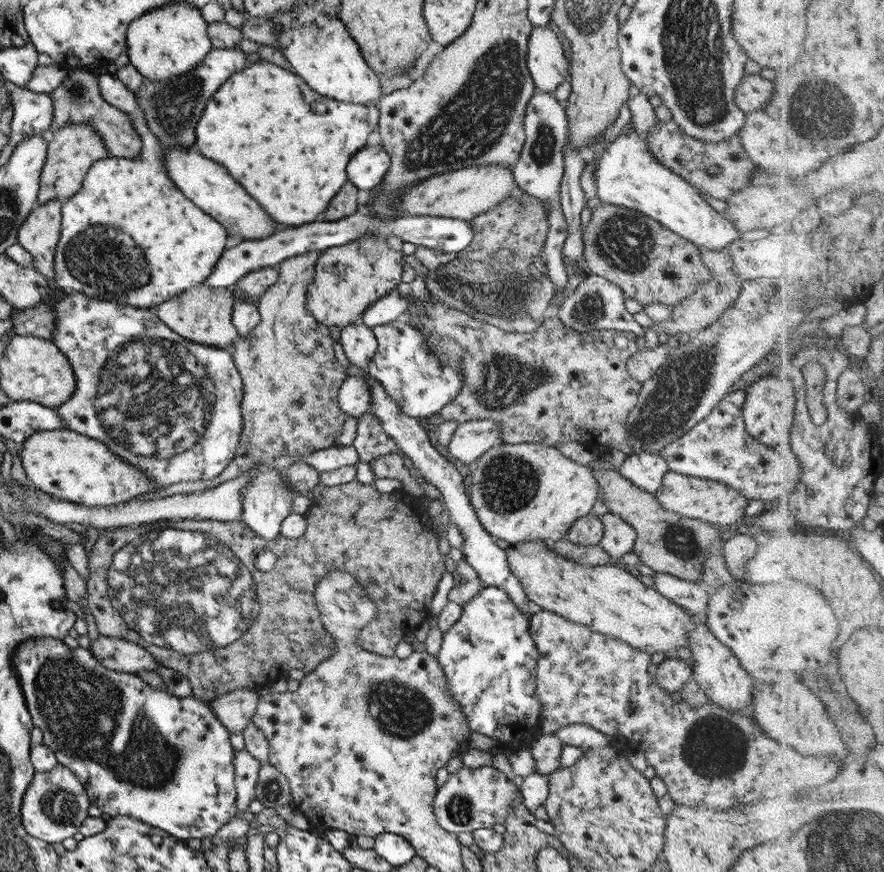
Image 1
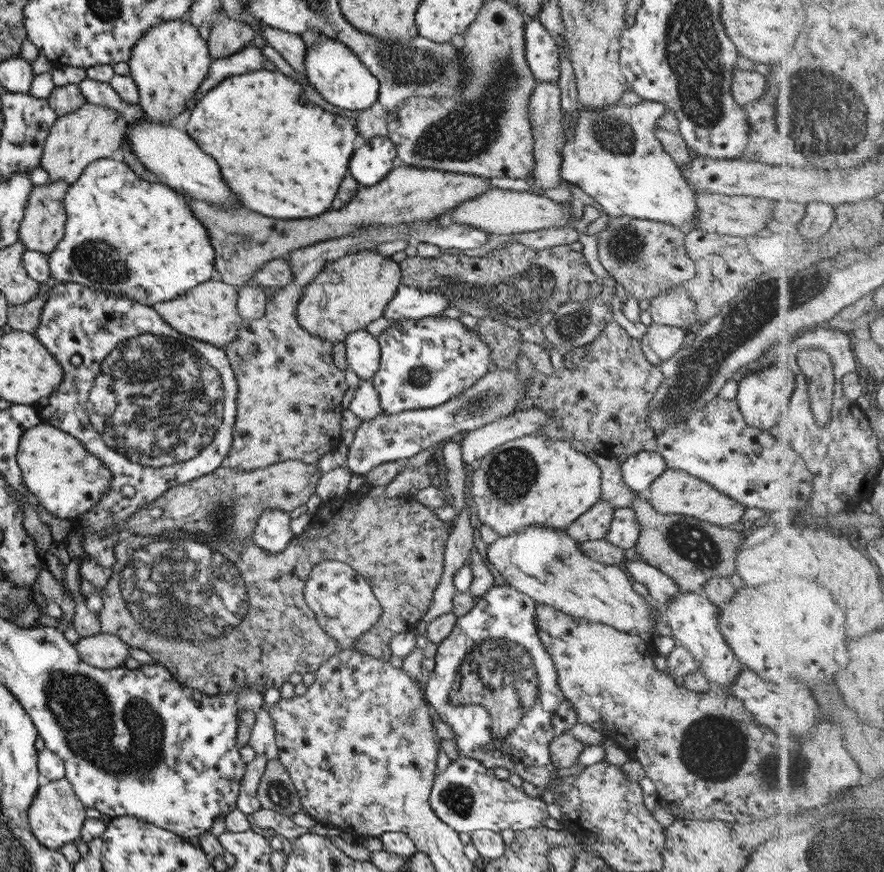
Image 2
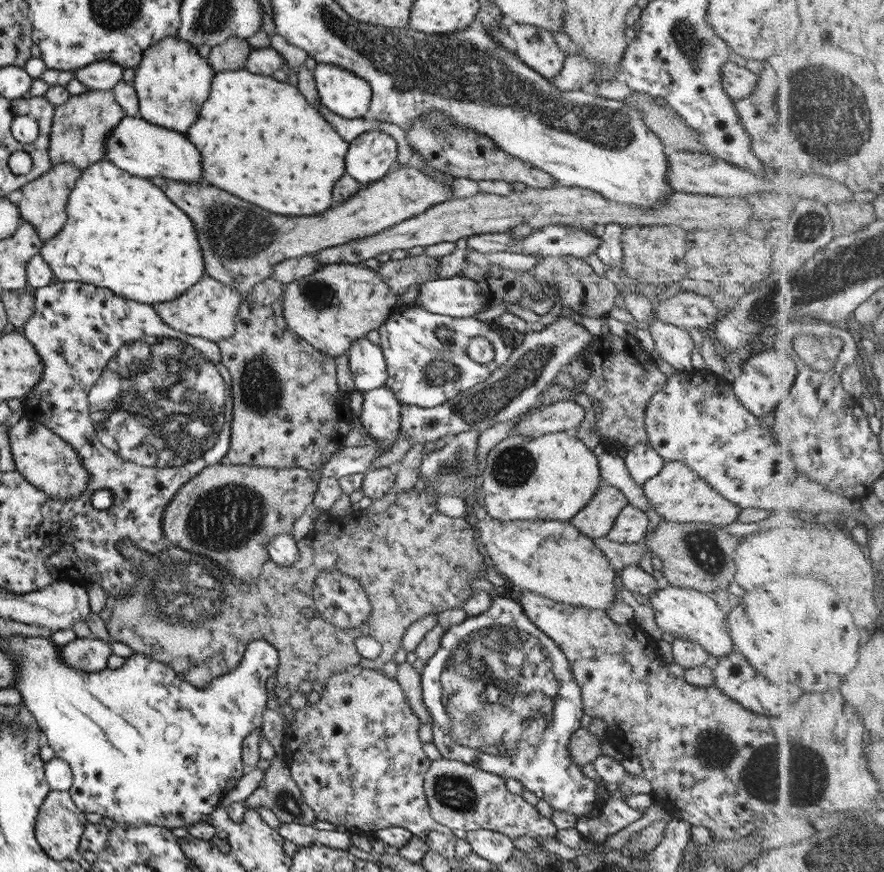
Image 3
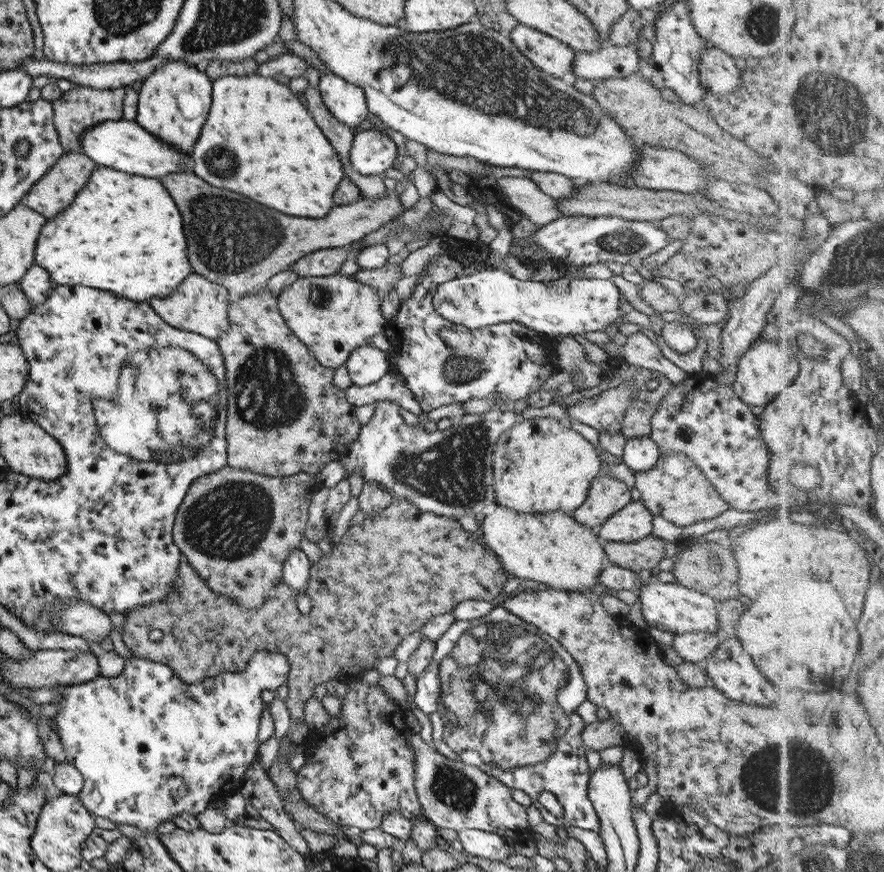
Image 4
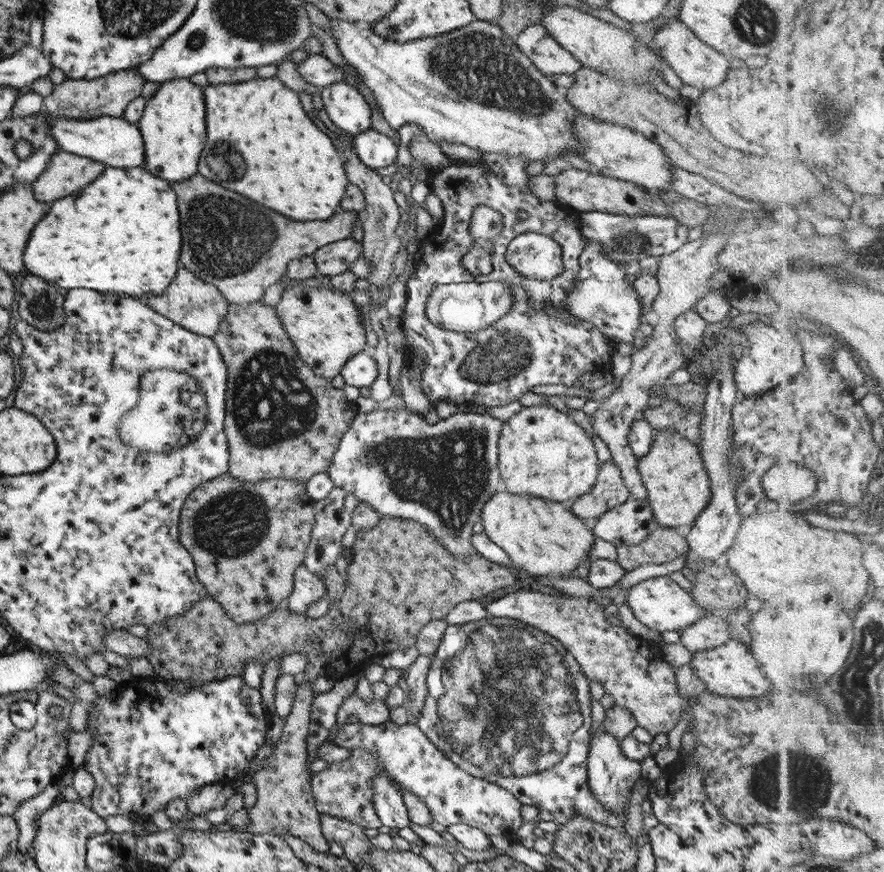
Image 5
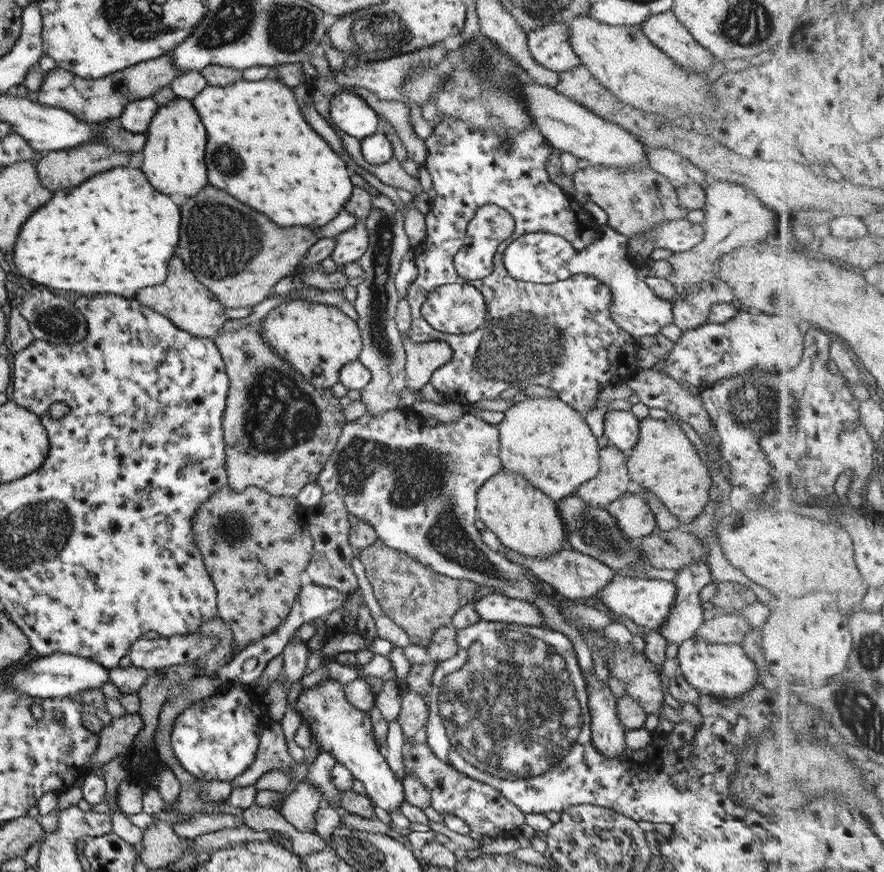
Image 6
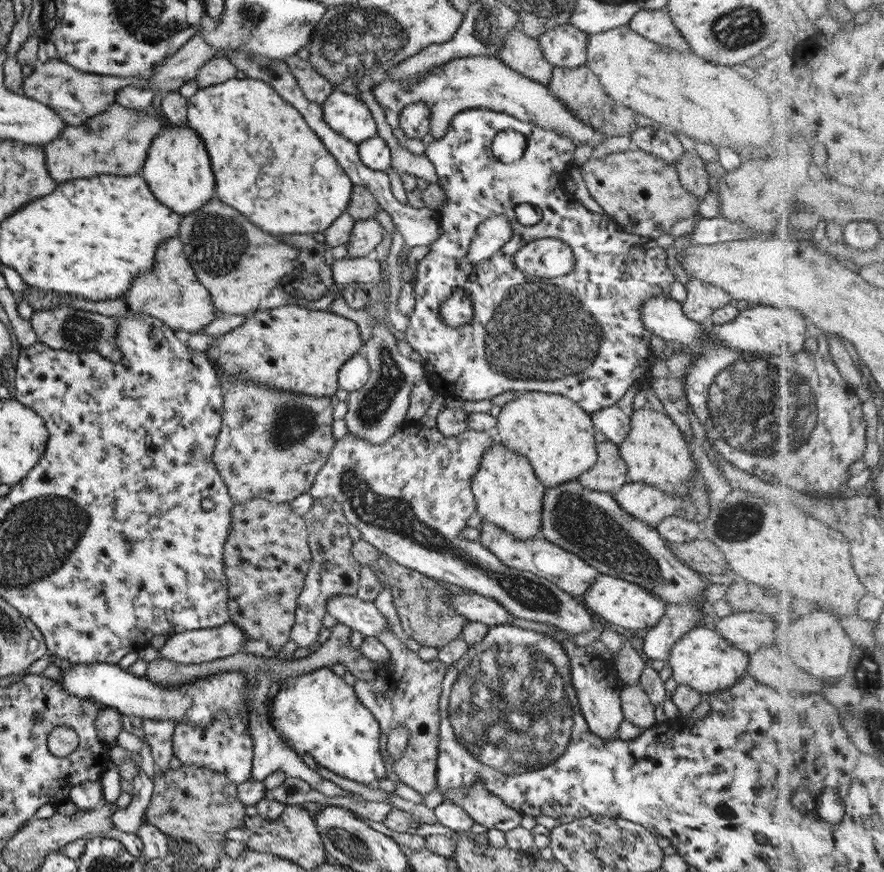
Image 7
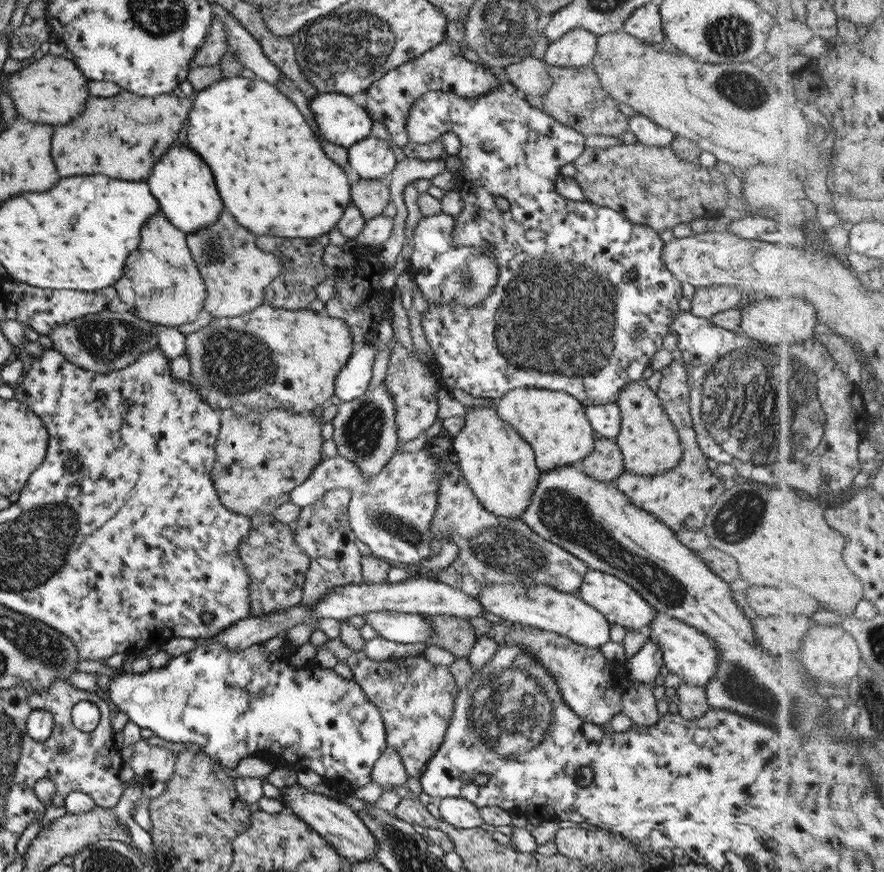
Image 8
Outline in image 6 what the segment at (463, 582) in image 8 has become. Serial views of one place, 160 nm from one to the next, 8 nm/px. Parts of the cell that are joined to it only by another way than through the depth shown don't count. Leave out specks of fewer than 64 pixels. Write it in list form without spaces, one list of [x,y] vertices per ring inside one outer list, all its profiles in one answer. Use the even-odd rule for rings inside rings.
[[[501,545],[501,550],[506,554],[506,558],[512,563],[528,568],[538,579],[543,580],[551,586],[557,598],[589,598],[599,592],[608,580],[615,574],[615,571],[605,566],[598,560],[591,558],[571,548],[559,549],[557,552],[546,556],[544,559],[534,559],[523,556],[510,548]]]

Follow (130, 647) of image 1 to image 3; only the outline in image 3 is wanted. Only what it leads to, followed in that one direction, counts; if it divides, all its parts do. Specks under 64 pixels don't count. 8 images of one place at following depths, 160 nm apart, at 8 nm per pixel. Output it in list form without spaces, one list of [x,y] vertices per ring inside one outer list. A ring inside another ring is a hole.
[[[76,638],[60,645],[60,658],[66,666],[84,672],[97,672],[106,668],[107,657],[111,655],[109,645],[98,638]]]

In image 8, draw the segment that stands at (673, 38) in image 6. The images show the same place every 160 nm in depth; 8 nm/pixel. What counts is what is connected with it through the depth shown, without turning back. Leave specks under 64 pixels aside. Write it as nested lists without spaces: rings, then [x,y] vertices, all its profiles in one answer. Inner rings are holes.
[[[653,2],[639,6],[623,21],[621,30],[649,43],[664,40],[657,3]]]

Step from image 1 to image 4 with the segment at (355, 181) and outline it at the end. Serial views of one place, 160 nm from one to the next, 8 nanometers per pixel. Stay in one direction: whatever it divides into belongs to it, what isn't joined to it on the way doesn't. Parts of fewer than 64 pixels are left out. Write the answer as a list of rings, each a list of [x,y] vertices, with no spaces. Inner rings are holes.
[[[361,129],[354,133],[349,162],[359,174],[380,175],[392,166],[396,157],[395,148],[395,144],[385,133]]]

